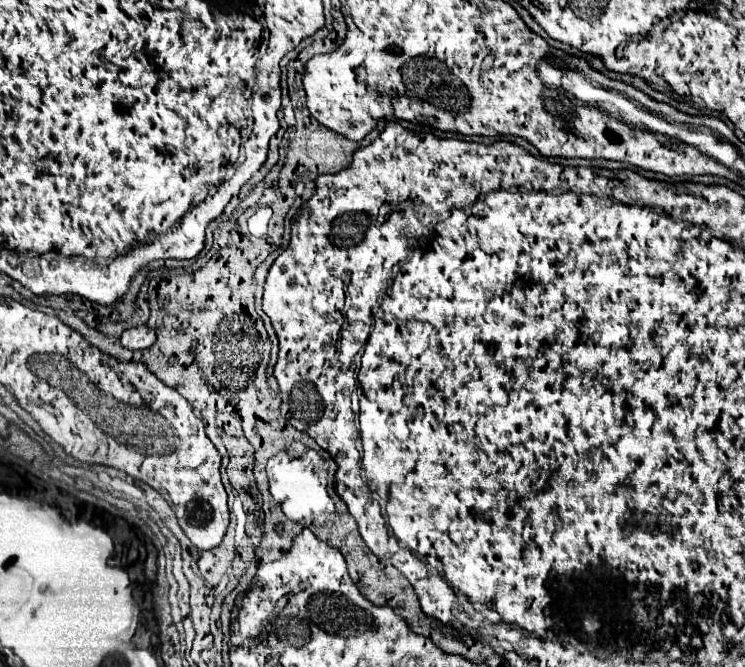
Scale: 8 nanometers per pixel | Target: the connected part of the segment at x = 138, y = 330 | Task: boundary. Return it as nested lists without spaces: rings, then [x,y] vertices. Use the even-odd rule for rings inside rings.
[[[148,325],[126,329],[120,337],[122,347],[128,347],[128,349],[146,349],[146,347],[154,345],[154,341],[156,341],[156,333]]]

